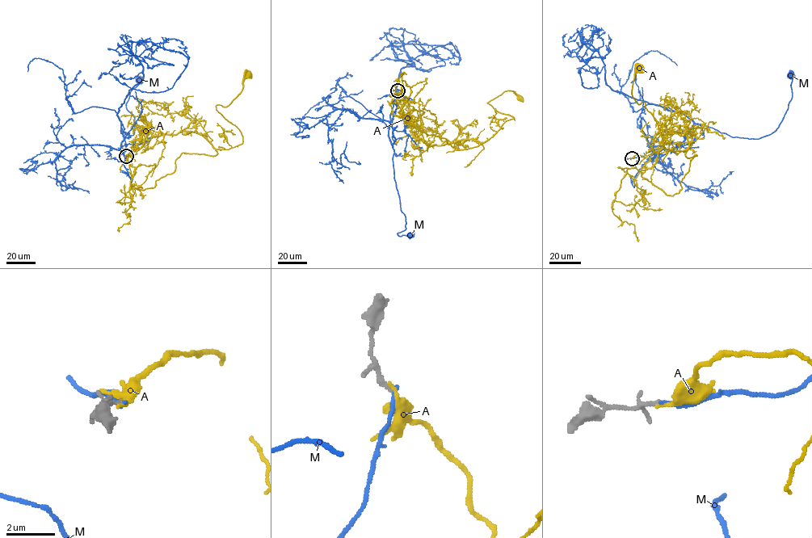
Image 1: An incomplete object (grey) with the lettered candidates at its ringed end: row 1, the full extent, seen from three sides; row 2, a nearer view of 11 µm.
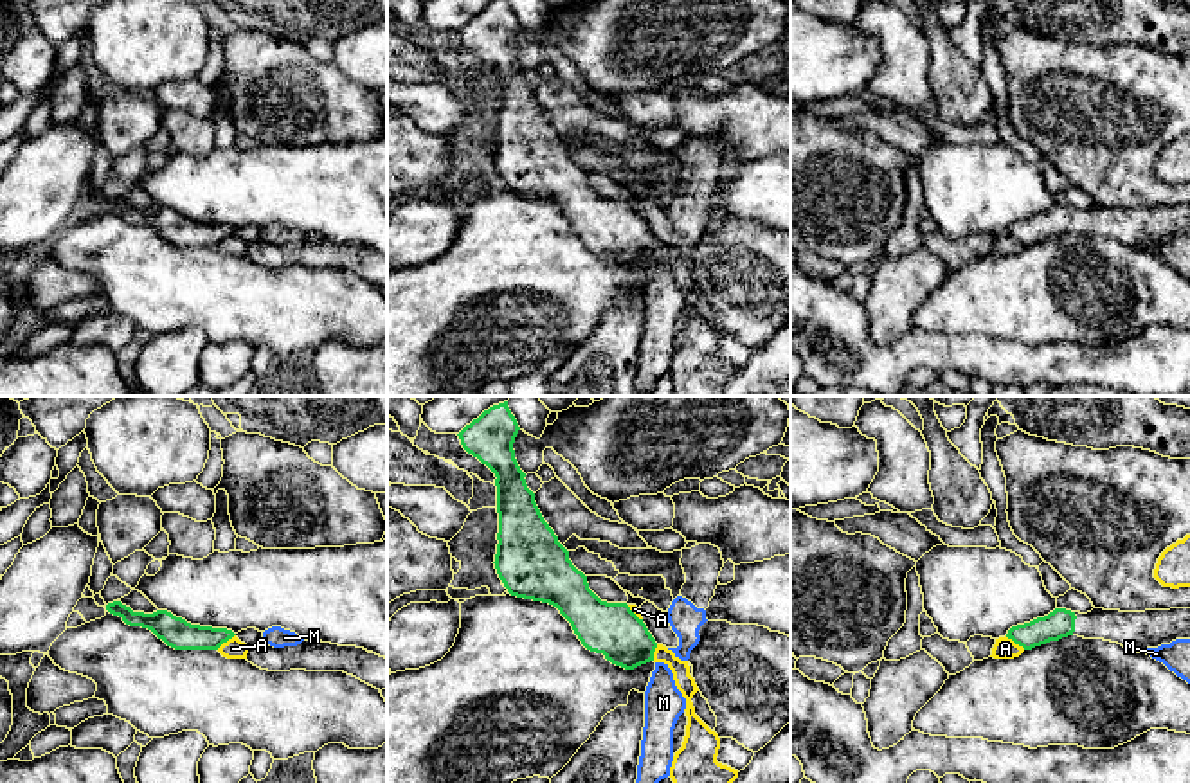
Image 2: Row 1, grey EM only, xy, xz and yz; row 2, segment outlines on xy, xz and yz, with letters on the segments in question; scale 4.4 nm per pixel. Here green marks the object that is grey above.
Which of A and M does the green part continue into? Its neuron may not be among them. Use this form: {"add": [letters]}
{"add": []}

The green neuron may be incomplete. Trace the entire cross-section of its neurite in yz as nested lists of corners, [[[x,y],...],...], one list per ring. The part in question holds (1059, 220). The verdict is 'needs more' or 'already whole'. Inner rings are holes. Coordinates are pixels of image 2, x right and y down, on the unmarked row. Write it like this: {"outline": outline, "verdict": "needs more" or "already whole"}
{"outline": [[[1055,205],[1044,214],[1012,223],[1006,230],[1024,247],[1059,238],[1068,232],[1118,239],[1131,248],[1190,236],[1190,205],[1120,209],[1093,205],[1087,211]]], "verdict": "needs more"}

